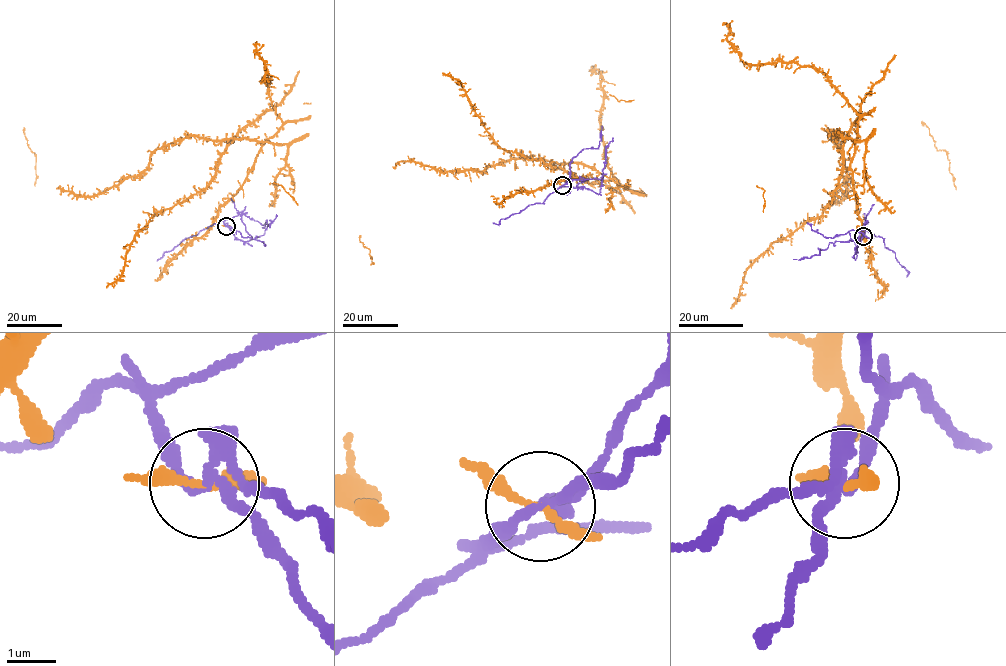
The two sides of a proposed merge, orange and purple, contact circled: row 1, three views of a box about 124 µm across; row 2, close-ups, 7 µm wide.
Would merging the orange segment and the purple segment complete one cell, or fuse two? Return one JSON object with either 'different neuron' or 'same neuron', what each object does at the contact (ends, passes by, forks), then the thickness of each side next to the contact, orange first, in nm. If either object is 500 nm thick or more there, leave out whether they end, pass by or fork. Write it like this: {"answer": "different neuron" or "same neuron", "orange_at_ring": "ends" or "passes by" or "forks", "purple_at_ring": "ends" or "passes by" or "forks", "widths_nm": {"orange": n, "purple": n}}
{"answer": "different neuron", "orange_at_ring": "passes by", "purple_at_ring": "passes by", "widths_nm": {"orange": 200, "purple": 280}}

